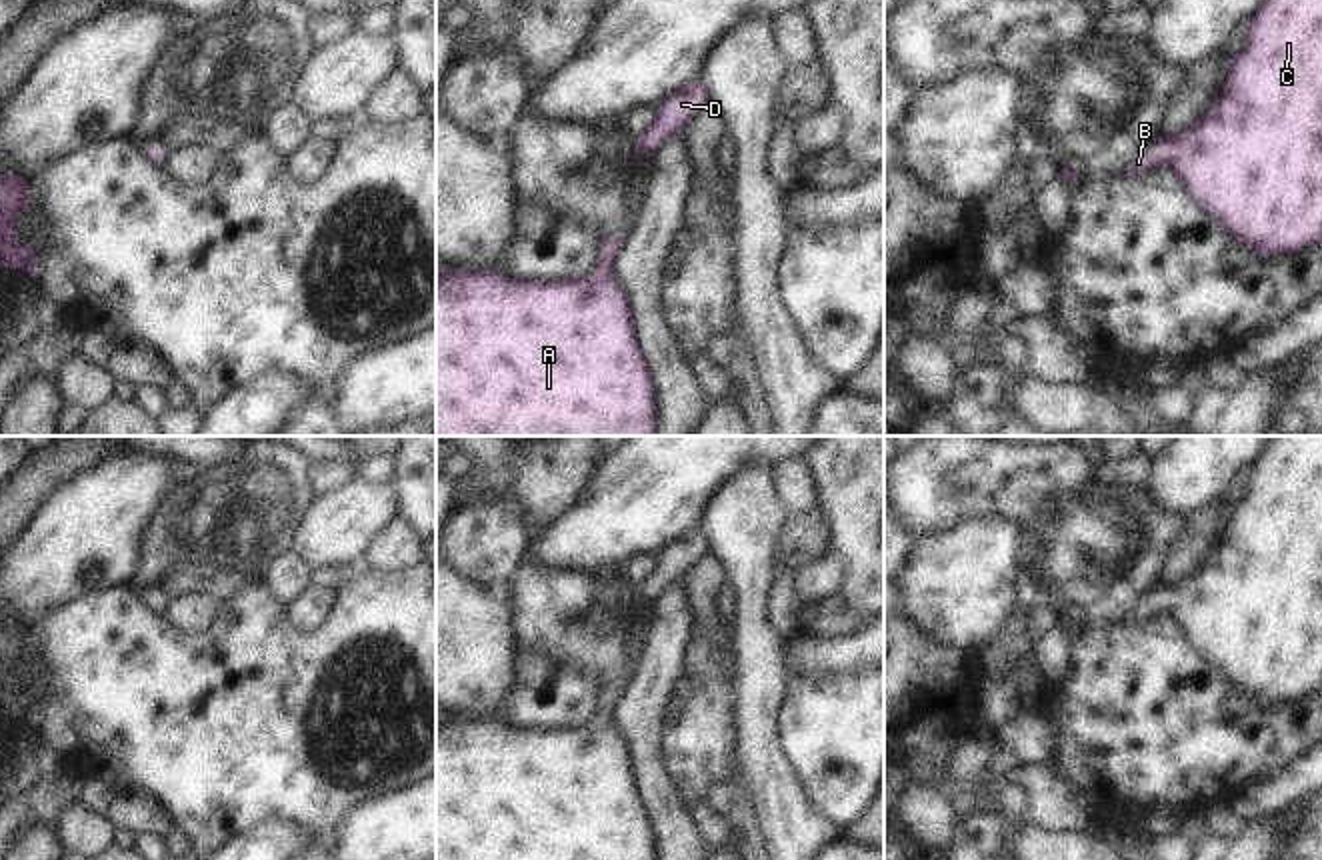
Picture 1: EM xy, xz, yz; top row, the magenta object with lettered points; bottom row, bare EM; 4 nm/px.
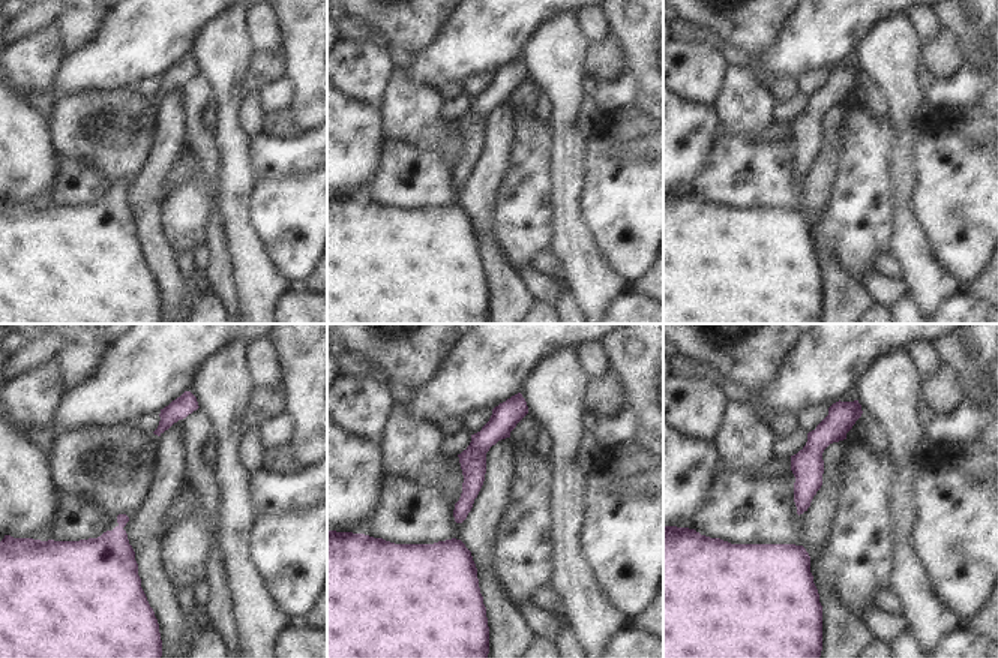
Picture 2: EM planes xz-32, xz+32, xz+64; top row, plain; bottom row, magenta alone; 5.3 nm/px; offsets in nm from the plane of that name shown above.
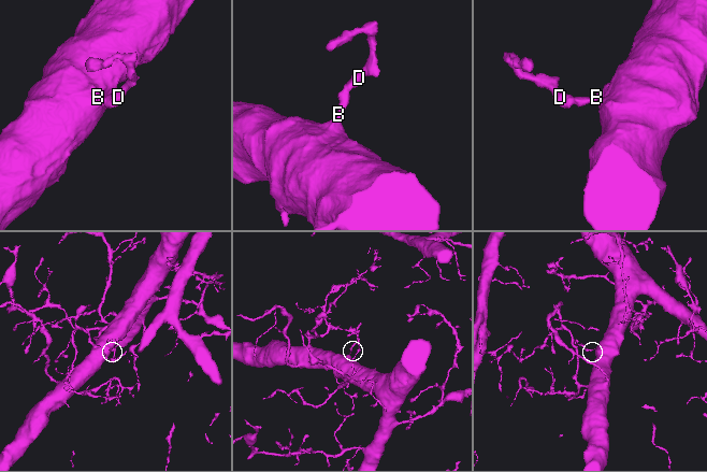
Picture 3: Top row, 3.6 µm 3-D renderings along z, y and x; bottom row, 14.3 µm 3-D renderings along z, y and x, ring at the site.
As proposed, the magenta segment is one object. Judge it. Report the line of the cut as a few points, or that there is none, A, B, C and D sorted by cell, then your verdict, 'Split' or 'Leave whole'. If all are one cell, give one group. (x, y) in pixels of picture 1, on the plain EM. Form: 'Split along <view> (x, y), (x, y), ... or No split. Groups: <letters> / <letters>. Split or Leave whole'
No split. Groups: A B C D. Leave whole.

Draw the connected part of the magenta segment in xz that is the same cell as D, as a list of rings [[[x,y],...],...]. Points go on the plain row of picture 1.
[[[698,528],[674,538],[668,546],[656,552],[656,566],[640,582],[638,596],[652,604],[664,588],[682,580],[704,554],[708,554],[708,542]]]

